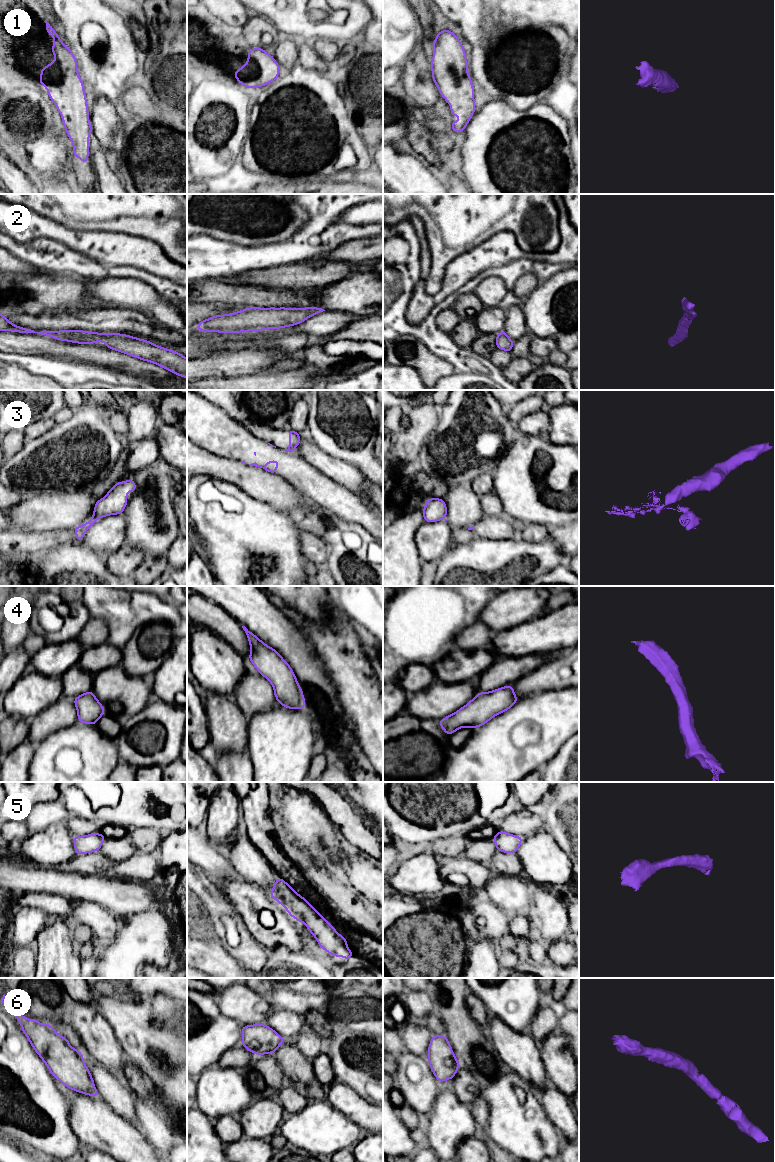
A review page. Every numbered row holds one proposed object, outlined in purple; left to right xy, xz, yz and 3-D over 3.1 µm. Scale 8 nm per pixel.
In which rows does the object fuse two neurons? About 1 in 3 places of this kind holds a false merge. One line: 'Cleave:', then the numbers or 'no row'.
Cleave: 3

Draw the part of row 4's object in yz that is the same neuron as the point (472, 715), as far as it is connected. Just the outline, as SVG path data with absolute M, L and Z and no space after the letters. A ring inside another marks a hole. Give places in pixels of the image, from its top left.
M512 685L477 693L464 707L438 723L448 735L463 727L477 728L511 708L517 701Z

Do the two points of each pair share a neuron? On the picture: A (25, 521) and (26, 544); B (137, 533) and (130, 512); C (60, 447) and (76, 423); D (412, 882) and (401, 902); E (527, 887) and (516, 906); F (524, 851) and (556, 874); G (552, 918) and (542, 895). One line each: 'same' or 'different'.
A: different
B: same
C: same
D: different
E: same
F: same
G: same

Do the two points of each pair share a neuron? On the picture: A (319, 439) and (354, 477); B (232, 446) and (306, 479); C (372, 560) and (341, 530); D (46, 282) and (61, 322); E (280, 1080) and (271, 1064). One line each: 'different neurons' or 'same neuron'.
A: different neurons
B: same neuron
C: same neuron
D: different neurons
E: same neuron

